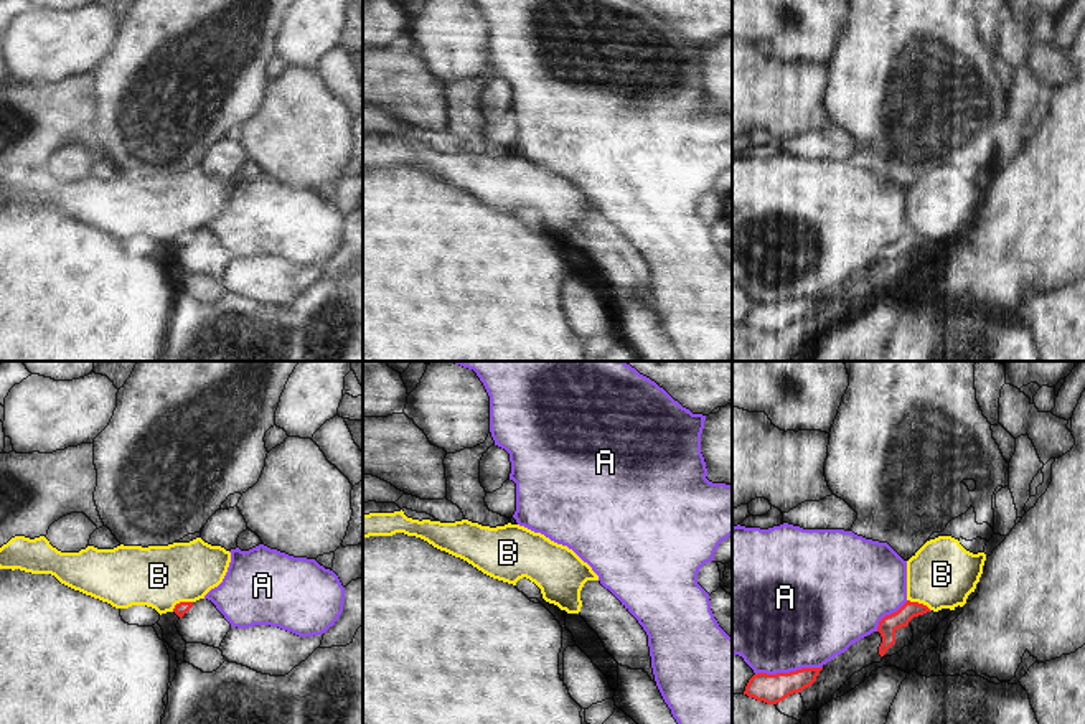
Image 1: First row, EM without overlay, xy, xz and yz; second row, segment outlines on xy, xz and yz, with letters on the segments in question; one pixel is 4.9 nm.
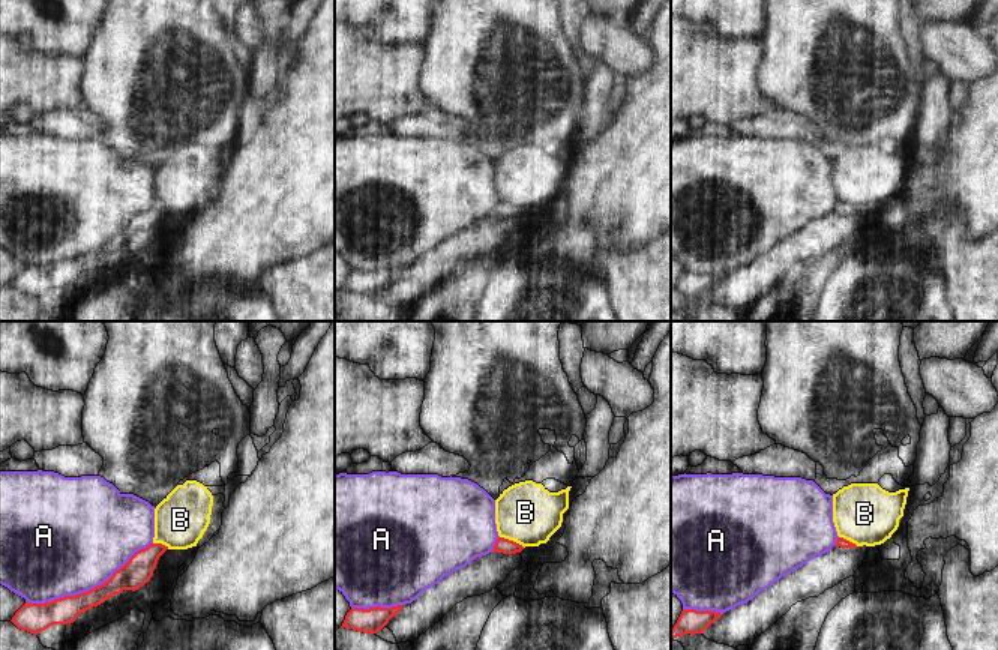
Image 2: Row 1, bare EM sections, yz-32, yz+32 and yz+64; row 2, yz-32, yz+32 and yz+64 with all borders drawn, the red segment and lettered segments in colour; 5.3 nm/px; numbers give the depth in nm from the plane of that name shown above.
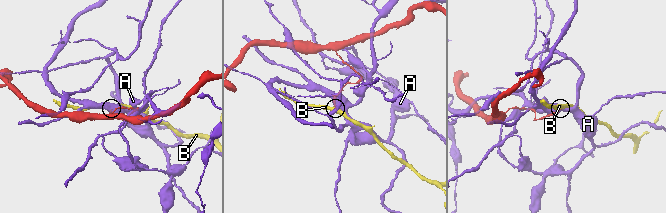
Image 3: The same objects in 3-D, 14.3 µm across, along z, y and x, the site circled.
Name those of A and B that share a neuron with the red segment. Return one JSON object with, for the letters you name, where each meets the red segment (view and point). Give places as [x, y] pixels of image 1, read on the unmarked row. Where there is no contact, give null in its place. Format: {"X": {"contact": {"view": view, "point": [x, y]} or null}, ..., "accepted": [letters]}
{"accepted": []}

